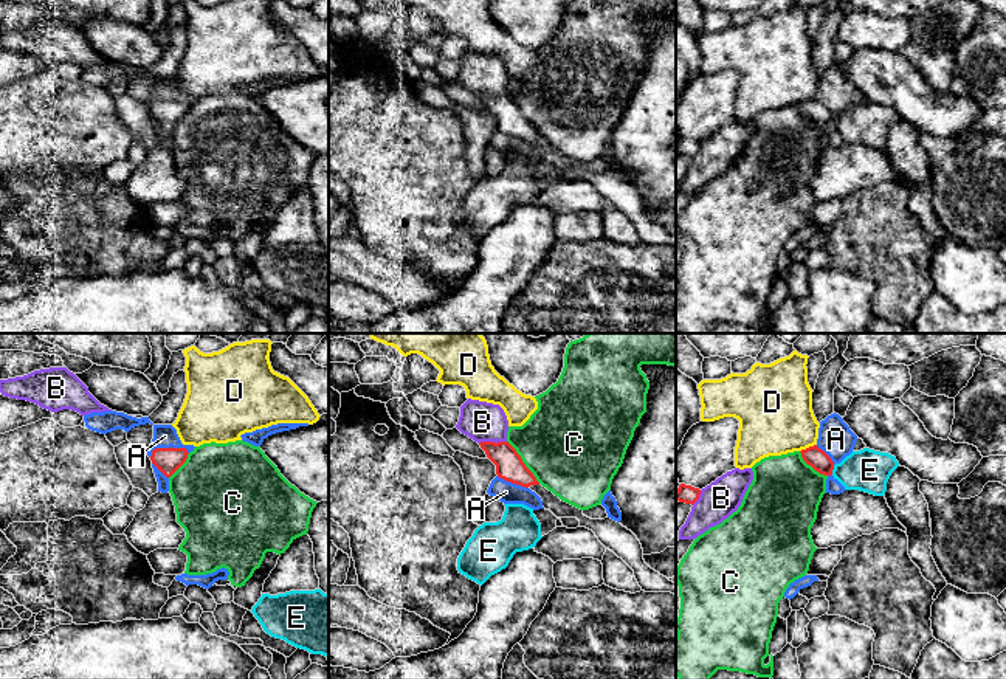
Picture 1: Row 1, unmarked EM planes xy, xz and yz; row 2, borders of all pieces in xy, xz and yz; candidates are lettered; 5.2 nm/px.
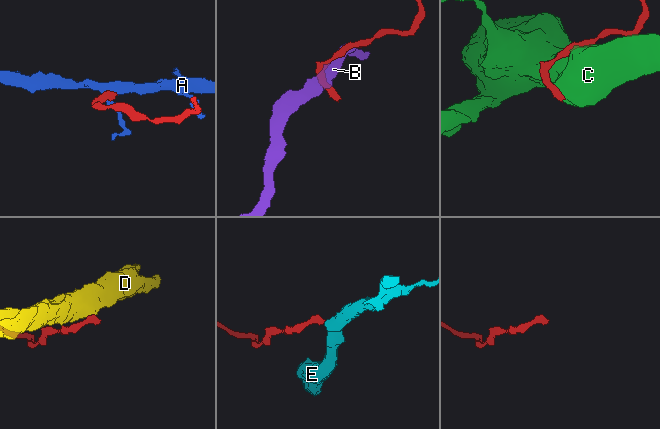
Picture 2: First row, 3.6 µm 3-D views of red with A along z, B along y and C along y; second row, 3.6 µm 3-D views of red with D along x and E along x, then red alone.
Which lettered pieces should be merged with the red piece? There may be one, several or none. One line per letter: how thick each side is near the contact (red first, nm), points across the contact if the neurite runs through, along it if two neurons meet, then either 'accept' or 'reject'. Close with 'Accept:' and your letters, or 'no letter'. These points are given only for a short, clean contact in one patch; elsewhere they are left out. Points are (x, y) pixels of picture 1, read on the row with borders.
A: 140 nm thick on the red side, 130 nm on the other; border along xy (188, 450), (165, 447), (155, 448), (149, 456); reject
B: 140 nm thick on the red side, 200 nm on the other; reject
C: 140 nm thick on the red side, 460 nm on the other; reject
D: 100 nm thick on the red side, 380 nm on the other; border along yz (816, 444), (800, 451); reject
E: 100 nm thick on the red side, 220 nm on the other; border along yz (834, 465), (831, 473); reject
Accept: no letter

